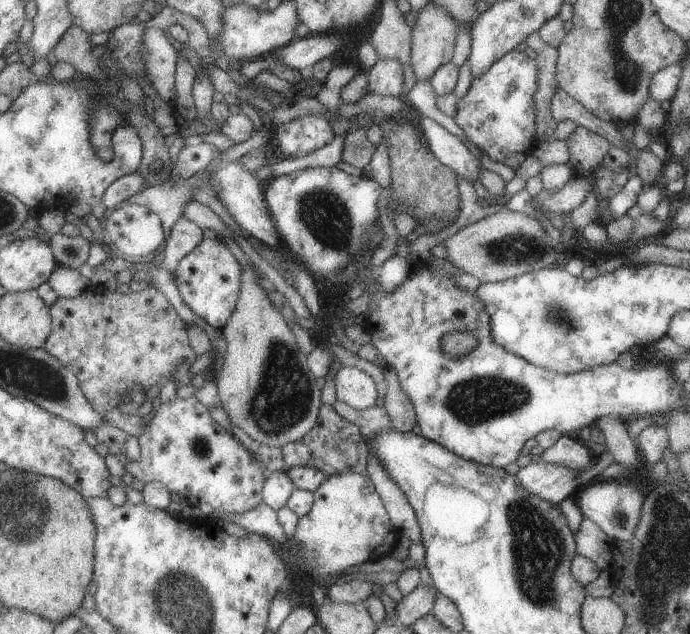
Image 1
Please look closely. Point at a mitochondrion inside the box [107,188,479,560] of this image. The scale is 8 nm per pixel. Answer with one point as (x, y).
(283, 397)

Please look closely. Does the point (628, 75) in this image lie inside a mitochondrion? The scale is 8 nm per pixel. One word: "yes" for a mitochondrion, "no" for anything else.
yes

